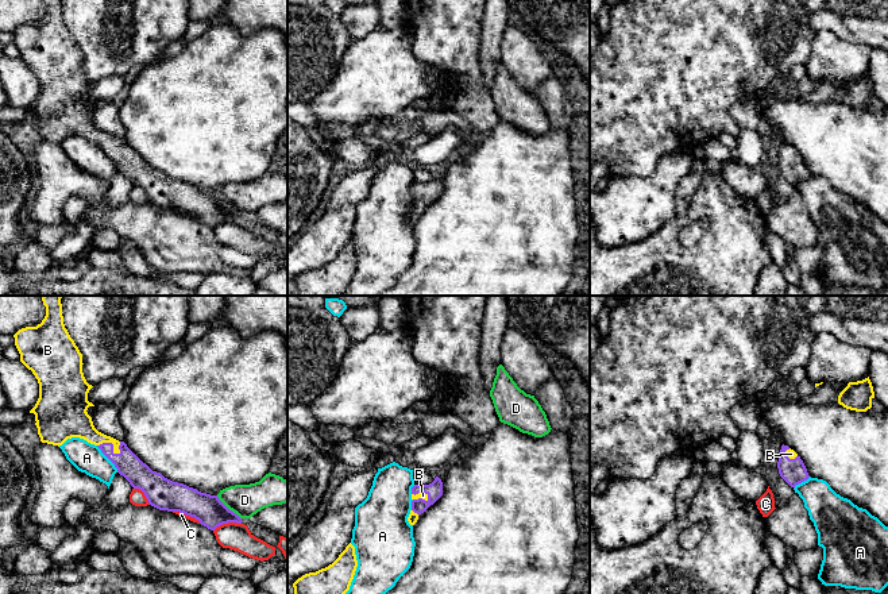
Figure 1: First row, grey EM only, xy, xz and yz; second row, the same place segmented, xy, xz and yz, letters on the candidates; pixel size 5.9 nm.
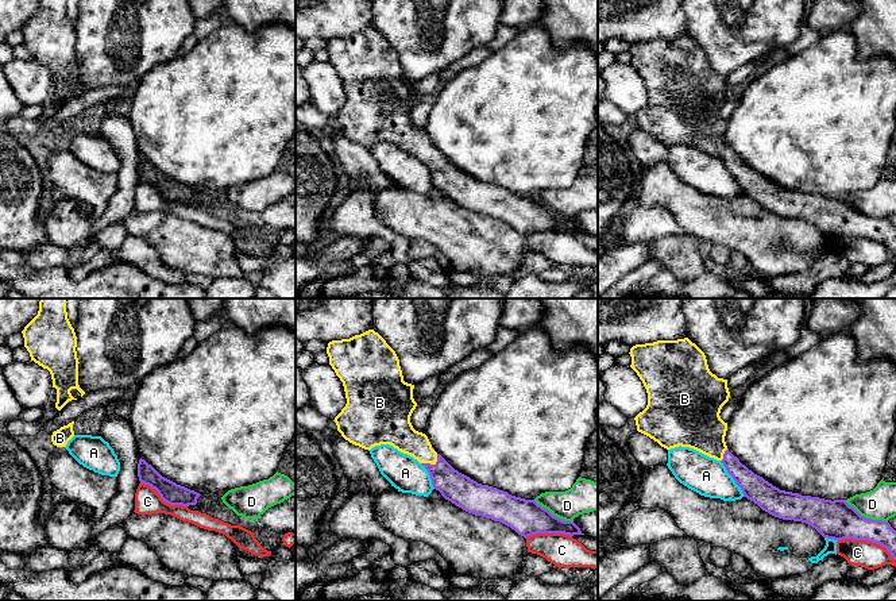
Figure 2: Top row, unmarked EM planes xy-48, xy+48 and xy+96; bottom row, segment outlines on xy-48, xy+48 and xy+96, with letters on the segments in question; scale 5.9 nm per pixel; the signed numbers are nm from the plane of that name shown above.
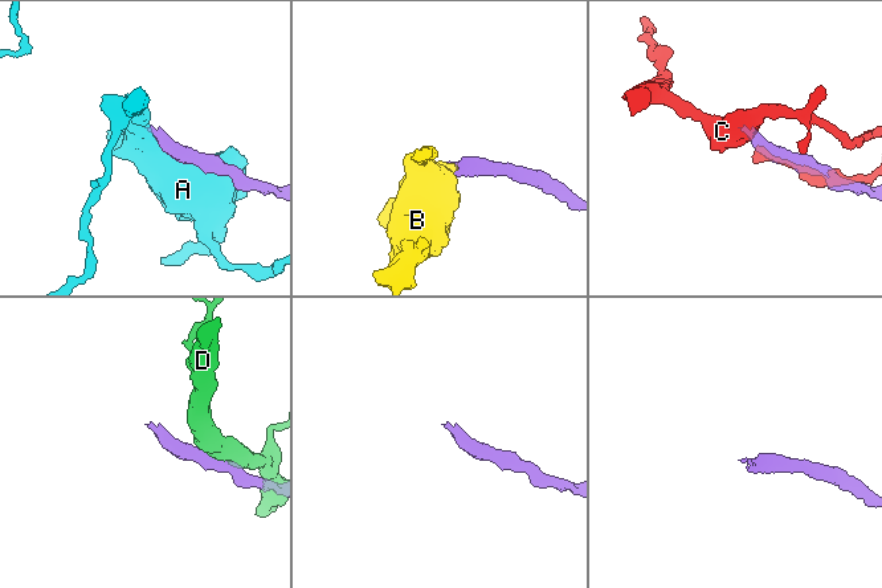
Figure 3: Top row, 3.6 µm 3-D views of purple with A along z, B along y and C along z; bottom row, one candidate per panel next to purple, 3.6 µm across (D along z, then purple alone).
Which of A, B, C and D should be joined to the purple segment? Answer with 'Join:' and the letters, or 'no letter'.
Join: B

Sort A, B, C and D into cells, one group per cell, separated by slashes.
A / B / C / D

